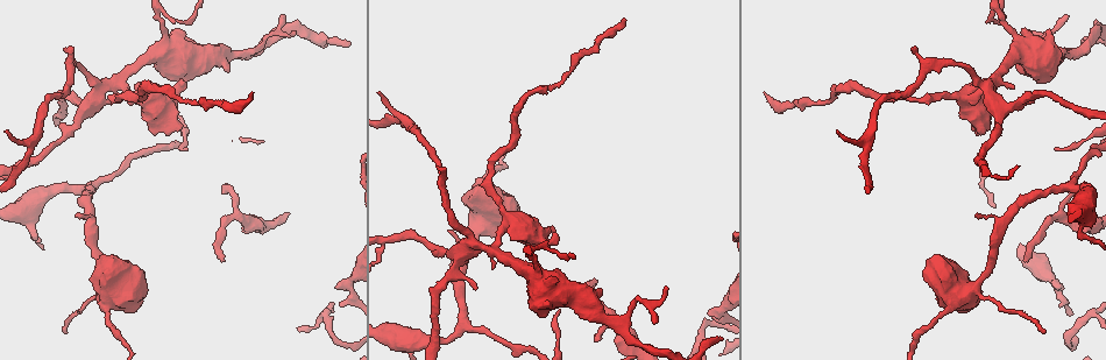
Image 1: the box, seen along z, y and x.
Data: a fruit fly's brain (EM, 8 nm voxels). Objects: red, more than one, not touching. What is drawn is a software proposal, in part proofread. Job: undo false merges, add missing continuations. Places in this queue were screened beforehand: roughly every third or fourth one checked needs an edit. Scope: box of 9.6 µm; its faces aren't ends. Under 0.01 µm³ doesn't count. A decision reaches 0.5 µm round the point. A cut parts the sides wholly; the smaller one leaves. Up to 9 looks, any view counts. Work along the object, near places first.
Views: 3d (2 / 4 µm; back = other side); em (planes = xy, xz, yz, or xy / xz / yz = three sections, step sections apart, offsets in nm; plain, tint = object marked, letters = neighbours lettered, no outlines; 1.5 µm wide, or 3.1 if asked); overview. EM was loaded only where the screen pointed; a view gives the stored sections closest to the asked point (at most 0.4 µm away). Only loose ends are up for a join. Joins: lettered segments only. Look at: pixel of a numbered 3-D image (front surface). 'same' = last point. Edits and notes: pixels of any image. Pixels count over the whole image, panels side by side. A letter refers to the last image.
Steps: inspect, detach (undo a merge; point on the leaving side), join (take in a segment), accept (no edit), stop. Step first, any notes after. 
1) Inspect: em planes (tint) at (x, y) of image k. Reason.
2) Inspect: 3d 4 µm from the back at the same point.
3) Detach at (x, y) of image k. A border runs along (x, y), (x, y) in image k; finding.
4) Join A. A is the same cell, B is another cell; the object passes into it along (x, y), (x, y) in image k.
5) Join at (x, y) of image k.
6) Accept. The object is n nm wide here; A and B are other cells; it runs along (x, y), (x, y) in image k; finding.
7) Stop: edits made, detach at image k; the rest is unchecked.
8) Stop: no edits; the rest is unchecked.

Inspect: 3d 4 µm at (493, 168) of image 1. A narrow waist.

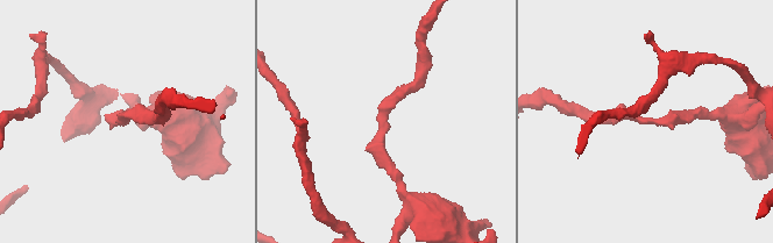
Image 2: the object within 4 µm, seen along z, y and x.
Inspect: em planes (letters) at (124, 122) of image 2. The arms are 170, 200 nm wide.

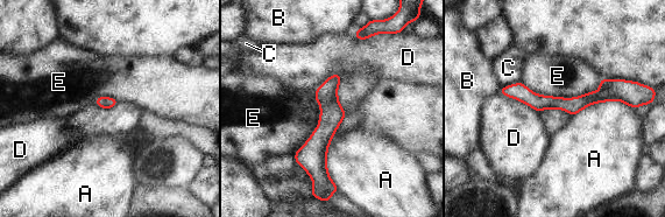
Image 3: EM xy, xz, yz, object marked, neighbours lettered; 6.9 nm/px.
Accept. The object is 80 nm wide here; A, B, C, D and E are other cells; a border runs along (521, 82), (540, 95), (591, 91) in image 3; one neuron here.

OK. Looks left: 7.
Inspect: 3d 4 µm at (223, 184) of image 1. Branch stops here.

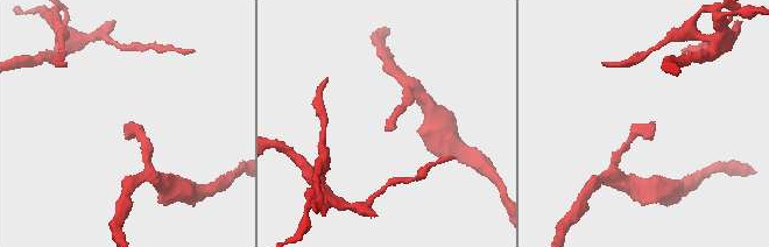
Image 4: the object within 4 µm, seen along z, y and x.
Inspect: em xy step 4 (letters) at (653, 125) of image 4.

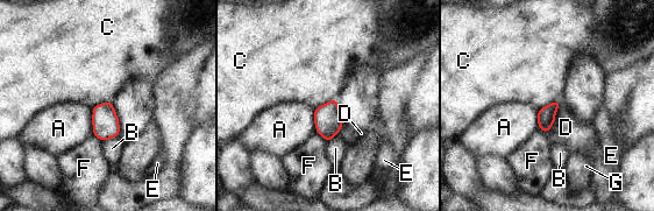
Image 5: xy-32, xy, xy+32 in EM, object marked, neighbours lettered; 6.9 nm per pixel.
Inspect: em planes (letters) at the same point.

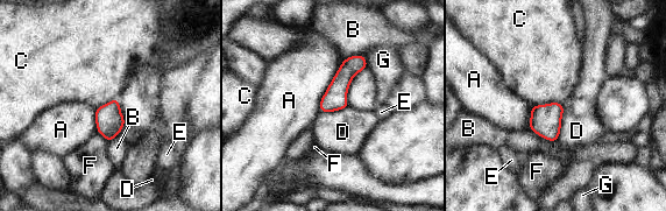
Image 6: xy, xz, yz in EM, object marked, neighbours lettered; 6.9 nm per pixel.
Accept. A, B, C, D, E, F and G are other cells; it runs along (361, 58), (323, 108) in image 6; no lettered segment goes on from it.

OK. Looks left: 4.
Inspect: em planes (plain) at (595, 281) of image 1. An open end.

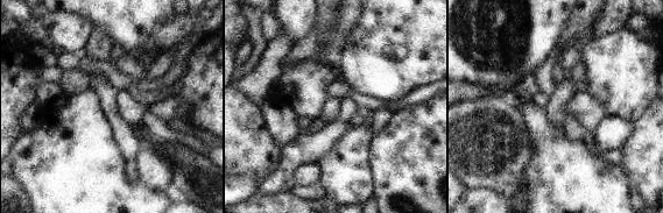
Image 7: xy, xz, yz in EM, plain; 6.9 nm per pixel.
Inspect: em planes (letters) at the same point.

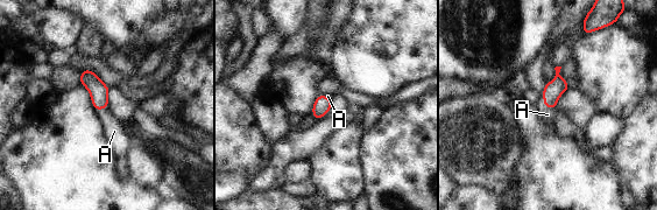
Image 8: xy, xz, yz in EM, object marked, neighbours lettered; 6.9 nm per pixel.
Join A. The object is 110 nm wide here; A is the same cell; the object passes into it along (553, 90), (545, 105), (548, 114) in image 8; it goes on there.

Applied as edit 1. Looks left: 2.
Inspect: overview.

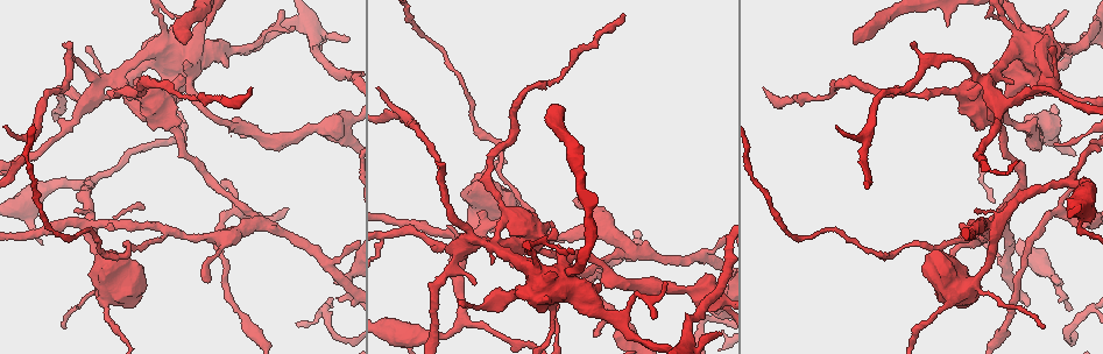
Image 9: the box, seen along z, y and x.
Inspect: em planes (letters) at (1049, 47) of image 9. End of a long branch.

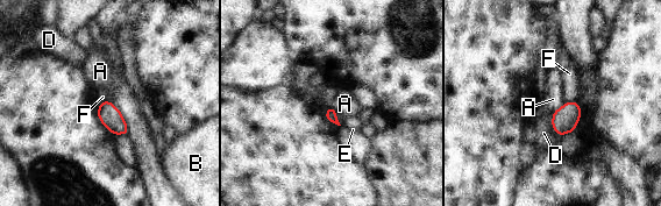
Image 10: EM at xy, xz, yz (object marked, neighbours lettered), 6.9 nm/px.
Accept. The object is 80 nm wide here; A, B, D, E and F are other cells; a border runs along (552, 113), (552, 127), (554, 130) in image 10; no lettered segment goes on from it.

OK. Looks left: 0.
Stop: edits made, join at image 8; the rest is unchecked.

